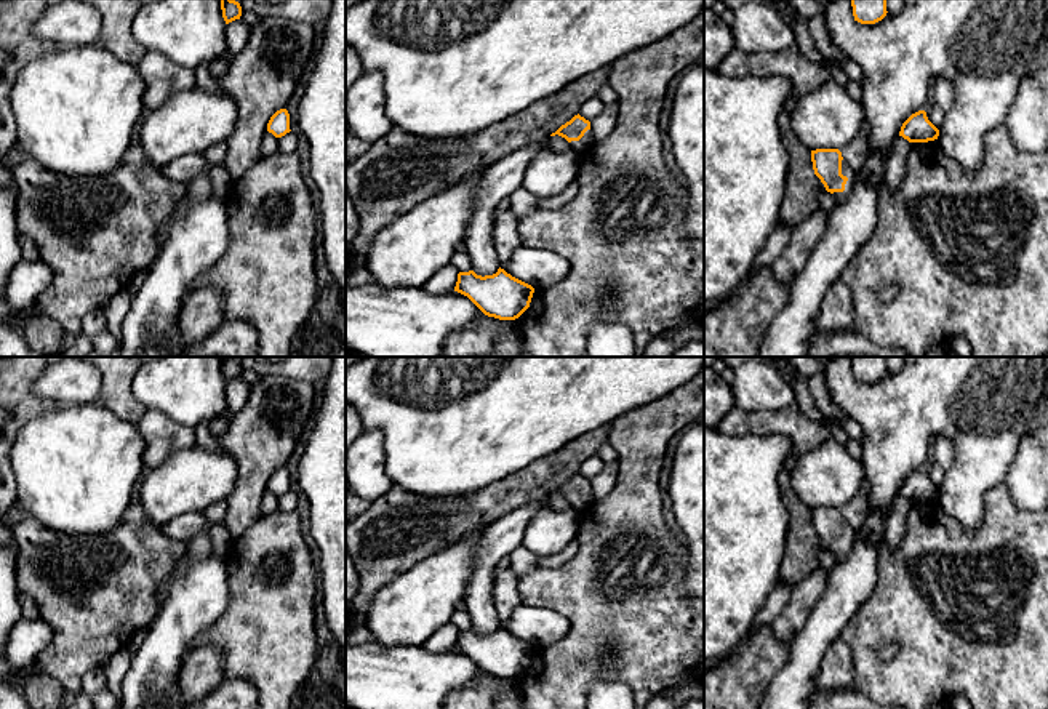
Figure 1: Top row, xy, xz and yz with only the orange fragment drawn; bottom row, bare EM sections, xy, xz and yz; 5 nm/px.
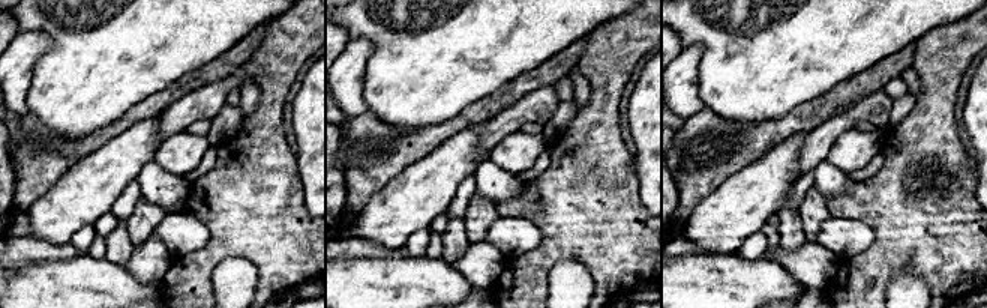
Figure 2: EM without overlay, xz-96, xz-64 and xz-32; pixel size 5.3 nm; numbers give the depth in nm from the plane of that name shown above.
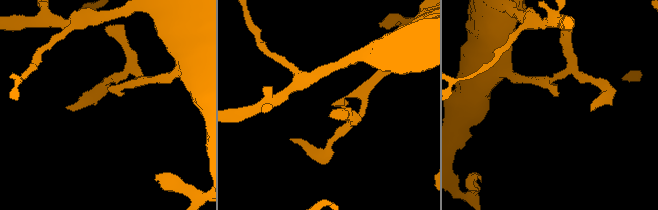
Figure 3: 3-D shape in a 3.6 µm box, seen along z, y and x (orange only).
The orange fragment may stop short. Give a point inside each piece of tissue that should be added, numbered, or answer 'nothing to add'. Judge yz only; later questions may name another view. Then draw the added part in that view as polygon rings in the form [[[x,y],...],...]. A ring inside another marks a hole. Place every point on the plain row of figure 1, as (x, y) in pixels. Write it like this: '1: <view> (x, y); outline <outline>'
1: yz (839, 556); outline [[[842,519],[842,533],[848,536],[846,543],[845,543],[845,549],[843,551],[834,551],[832,555],[837,562],[845,560],[853,549],[854,544],[854,535],[853,535],[853,528],[850,527],[850,523]]]

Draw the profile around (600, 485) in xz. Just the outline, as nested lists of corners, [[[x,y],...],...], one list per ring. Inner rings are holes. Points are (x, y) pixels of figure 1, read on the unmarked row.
[[[606,464],[605,469],[590,480],[592,498],[600,499],[611,493],[616,487],[619,467],[616,464]]]

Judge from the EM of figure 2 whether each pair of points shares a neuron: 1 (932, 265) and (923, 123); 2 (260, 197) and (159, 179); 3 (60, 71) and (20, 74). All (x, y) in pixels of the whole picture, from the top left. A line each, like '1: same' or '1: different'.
1: same
2: different
3: different

